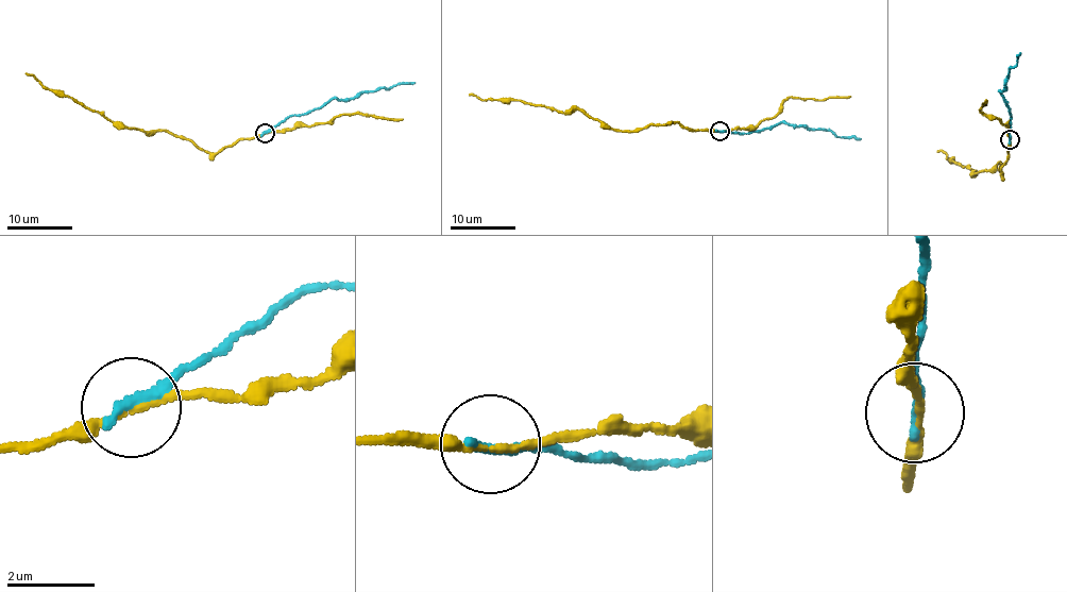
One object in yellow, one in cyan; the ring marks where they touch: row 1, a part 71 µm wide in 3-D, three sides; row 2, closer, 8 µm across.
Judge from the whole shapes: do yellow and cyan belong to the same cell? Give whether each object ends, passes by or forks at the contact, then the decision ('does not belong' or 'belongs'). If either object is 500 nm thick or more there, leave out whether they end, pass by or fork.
yellow passes by; cyan ends; does not belong

